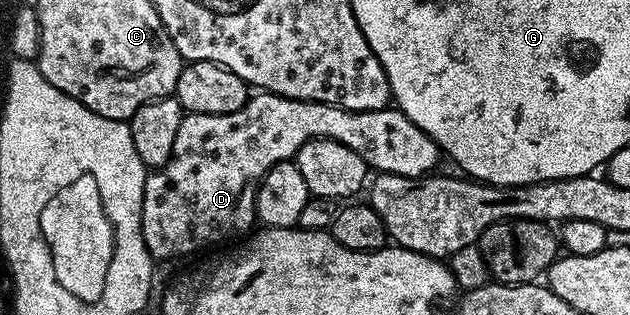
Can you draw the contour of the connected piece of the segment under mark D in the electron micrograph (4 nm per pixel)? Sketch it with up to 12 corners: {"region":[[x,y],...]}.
{"region":[[258,91],[186,113],[147,172],[161,263],[245,238],[255,186],[313,137],[425,177],[438,144],[396,107]]}

